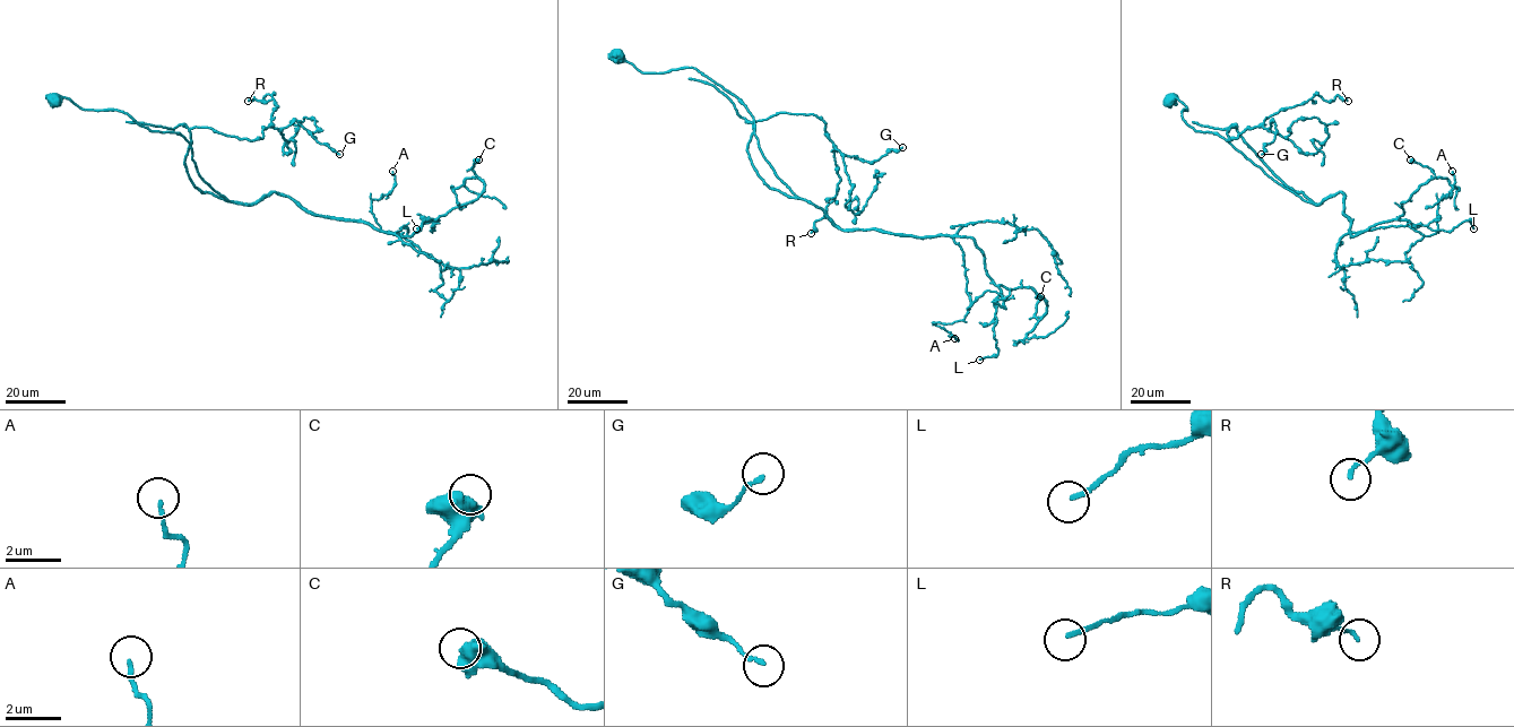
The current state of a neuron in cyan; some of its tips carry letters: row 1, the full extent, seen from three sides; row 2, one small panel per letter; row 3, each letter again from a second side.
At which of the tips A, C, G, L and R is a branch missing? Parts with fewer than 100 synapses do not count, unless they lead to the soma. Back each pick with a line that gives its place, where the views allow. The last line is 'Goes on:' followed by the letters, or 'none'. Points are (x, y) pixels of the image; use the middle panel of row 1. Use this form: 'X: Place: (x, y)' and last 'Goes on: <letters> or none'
Goes on: none

